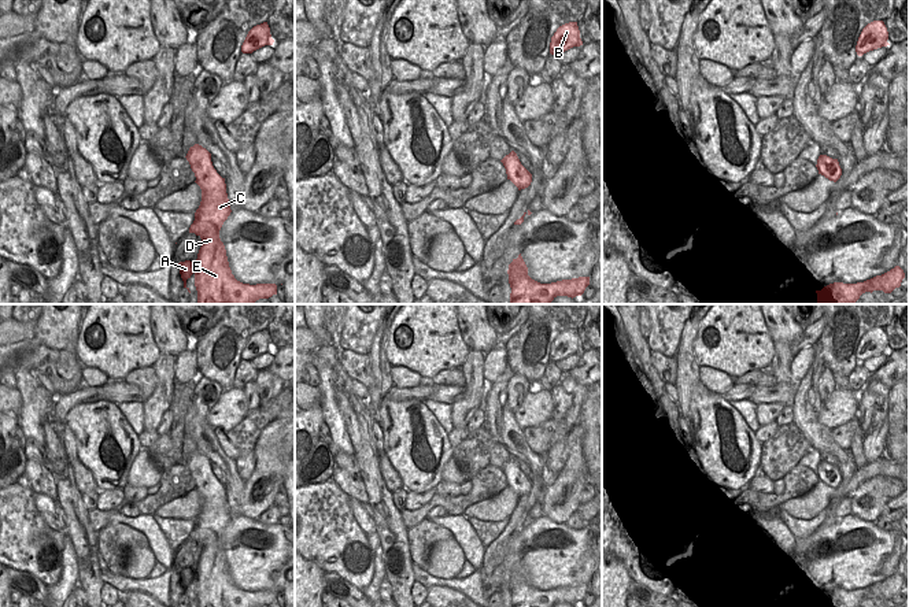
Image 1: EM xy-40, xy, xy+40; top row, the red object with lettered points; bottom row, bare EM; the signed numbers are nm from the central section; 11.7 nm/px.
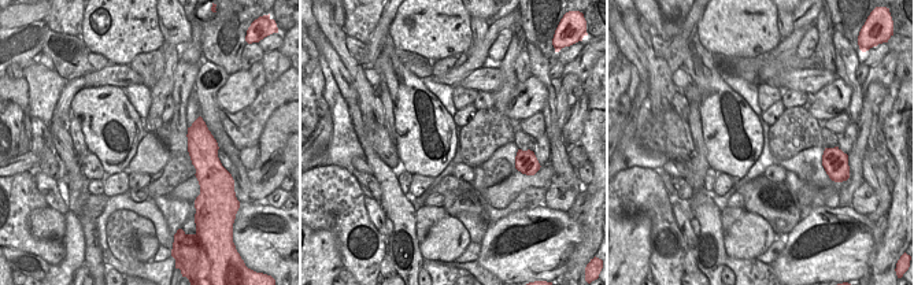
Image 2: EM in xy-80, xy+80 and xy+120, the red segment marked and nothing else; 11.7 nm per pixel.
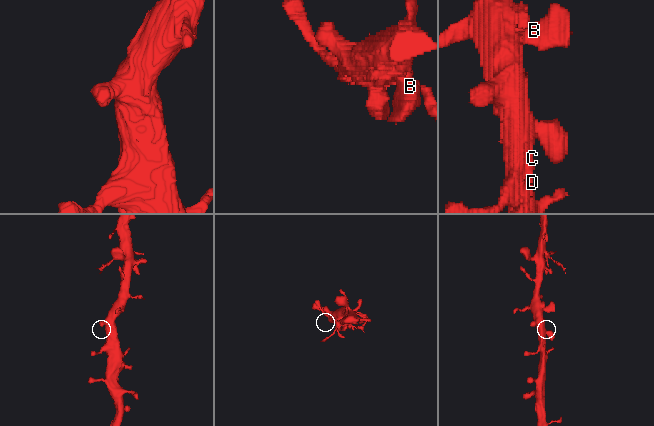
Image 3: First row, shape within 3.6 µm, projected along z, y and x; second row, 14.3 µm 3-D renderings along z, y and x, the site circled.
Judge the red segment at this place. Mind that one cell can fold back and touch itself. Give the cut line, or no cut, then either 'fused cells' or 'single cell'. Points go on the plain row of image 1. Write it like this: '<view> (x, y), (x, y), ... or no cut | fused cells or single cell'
no cut | single cell

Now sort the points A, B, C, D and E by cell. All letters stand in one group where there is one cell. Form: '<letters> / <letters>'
A B C D E

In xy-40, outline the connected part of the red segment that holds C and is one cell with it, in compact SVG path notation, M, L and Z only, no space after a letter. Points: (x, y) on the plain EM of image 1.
M195 451L191 454L185 464L195 480L195 489L202 496L202 508L195 519L195 528L189 534L189 540L195 540L202 545L202 554L195 571L191 567L178 570L184 595L186 595L191 600L189 595L186 593L186 586L193 581L197 607L259 607L277 602L276 591L250 592L234 585L229 574L225 552L219 545L219 537L232 519L225 485L217 480L211 469L211 460L202 452Z

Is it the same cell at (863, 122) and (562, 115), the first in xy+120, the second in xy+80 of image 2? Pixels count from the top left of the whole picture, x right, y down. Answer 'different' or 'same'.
same

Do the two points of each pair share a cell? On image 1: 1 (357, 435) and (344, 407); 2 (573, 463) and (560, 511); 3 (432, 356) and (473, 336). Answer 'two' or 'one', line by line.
1: one
2: one
3: two

